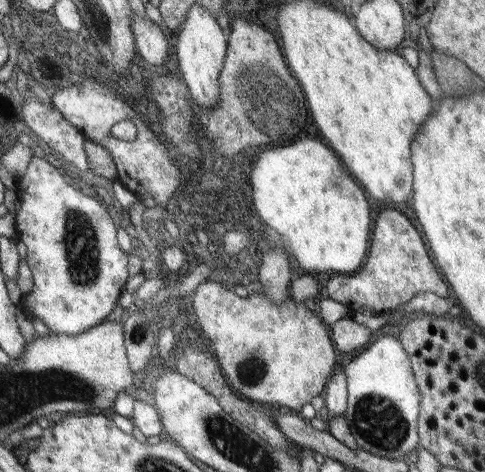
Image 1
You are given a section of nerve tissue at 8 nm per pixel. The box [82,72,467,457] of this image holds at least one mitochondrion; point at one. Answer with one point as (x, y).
(376, 420)

